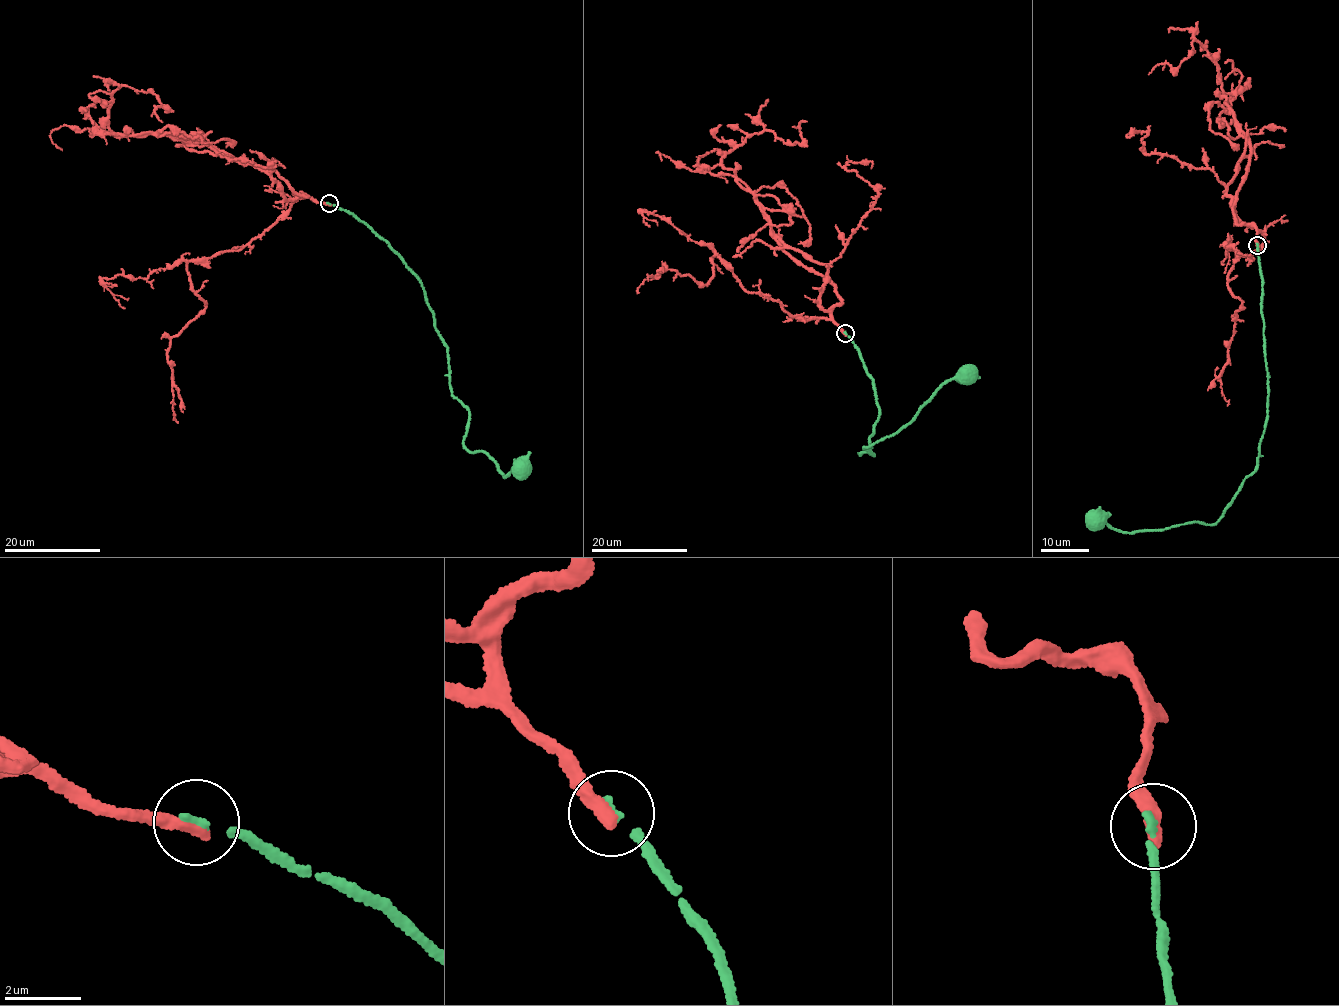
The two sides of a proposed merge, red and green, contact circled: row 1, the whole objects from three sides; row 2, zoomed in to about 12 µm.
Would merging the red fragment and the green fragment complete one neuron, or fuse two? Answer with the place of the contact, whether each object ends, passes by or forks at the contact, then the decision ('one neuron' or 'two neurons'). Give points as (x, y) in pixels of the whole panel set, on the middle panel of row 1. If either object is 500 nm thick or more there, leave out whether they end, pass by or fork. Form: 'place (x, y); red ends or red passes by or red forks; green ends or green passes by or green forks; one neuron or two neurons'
place (845, 333); red ends; green ends; two neurons

